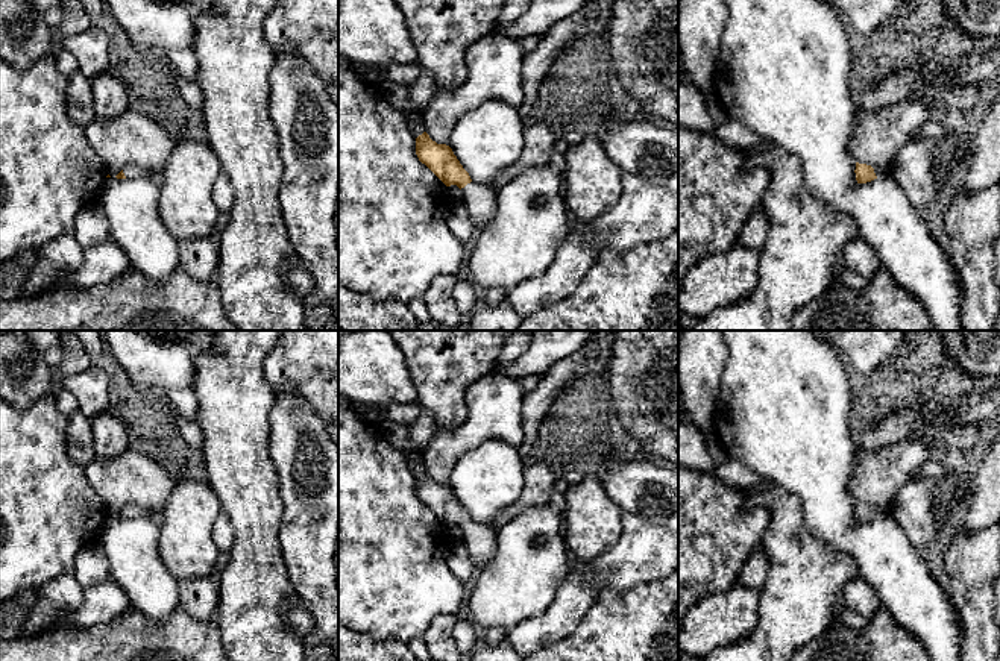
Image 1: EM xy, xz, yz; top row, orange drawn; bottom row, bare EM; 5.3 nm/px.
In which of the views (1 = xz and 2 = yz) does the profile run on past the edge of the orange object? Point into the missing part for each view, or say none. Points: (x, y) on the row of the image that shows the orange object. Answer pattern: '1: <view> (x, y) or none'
1: xz (480, 200)
2: yz (886, 173)

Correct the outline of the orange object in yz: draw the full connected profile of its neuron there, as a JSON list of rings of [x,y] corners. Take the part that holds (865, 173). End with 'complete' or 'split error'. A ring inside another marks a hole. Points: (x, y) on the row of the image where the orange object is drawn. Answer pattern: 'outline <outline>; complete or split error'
outline [[[892,161],[886,168],[876,170],[871,165],[856,162],[856,180],[857,183],[866,183],[877,177],[889,179],[895,170],[895,161]]]; split error

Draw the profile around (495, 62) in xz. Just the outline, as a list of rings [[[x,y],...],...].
[[[498,32],[470,44],[464,56],[466,80],[454,91],[439,91],[420,111],[429,138],[448,146],[457,121],[486,100],[498,99],[519,108],[524,56],[517,39]]]

